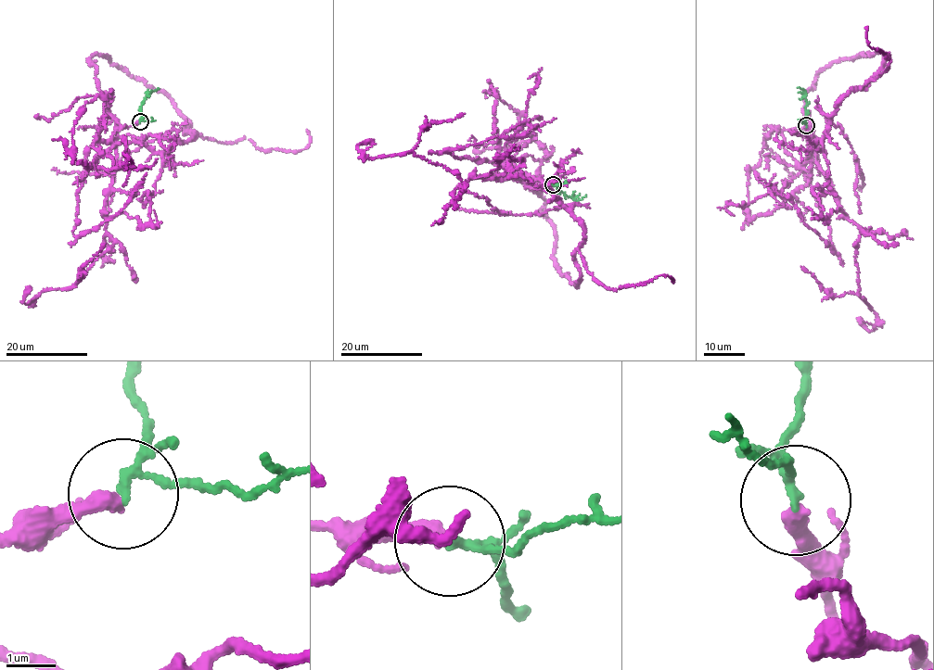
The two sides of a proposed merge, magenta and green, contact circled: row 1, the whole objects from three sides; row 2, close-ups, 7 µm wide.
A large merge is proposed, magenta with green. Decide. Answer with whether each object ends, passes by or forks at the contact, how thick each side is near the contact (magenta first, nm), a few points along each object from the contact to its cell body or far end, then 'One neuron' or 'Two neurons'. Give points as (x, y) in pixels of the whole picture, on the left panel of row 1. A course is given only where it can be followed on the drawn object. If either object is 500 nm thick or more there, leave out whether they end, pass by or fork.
At the ring magenta ends. At the ring green forks. Thickness 360 nm (magenta) against 110 nm. Course of magenta: (139, 121), (111, 142), (159, 152), (189, 132), (297, 151), (310, 142), (306, 130). Course of green: (140, 121), (140, 107), (146, 97), (158, 88). One neuron

